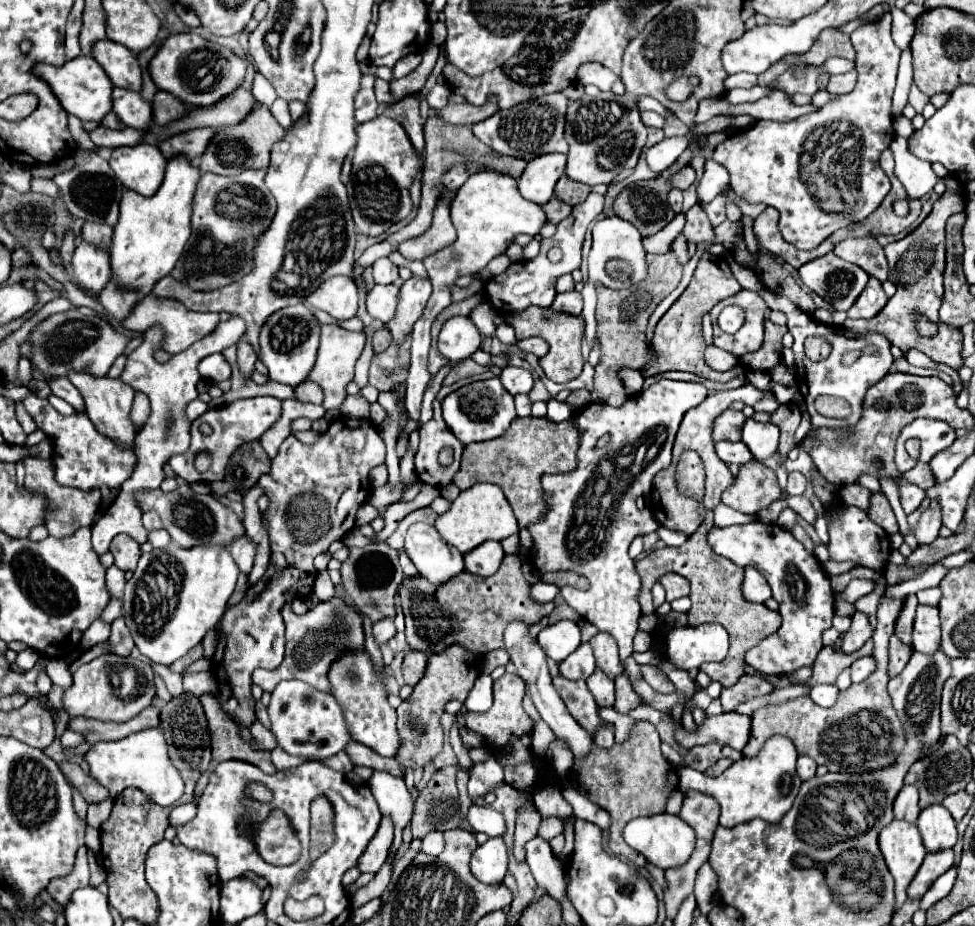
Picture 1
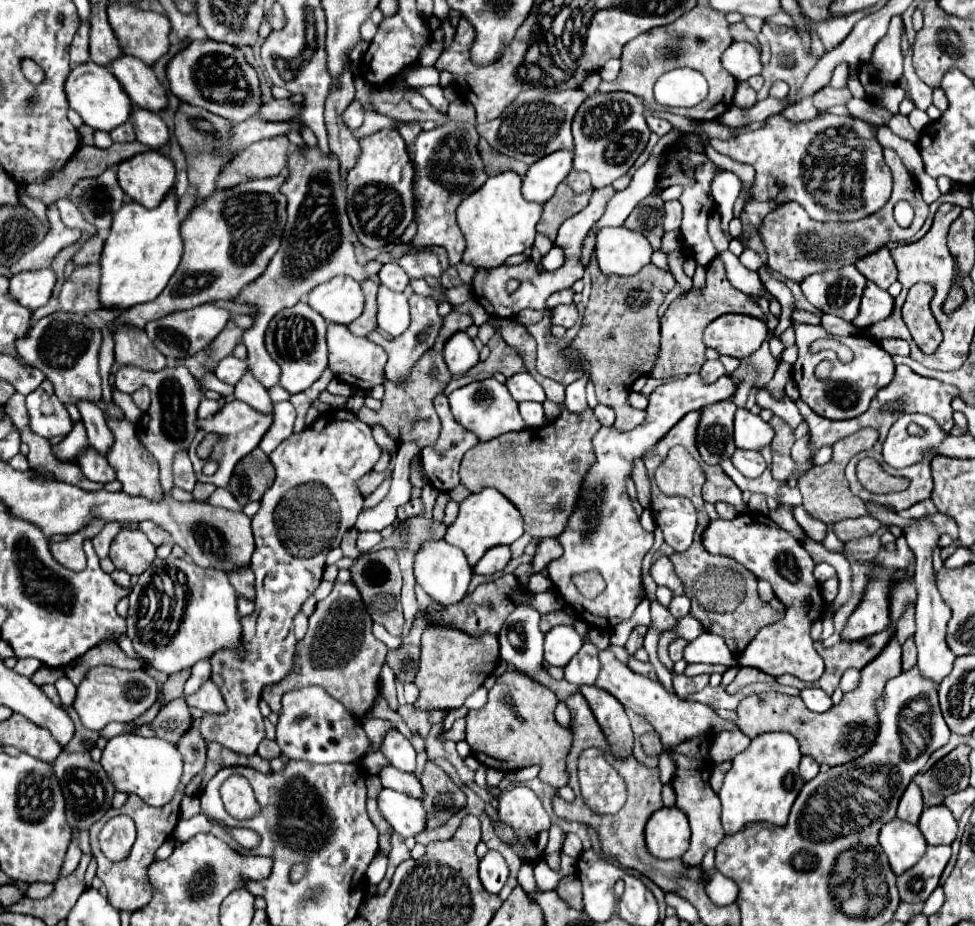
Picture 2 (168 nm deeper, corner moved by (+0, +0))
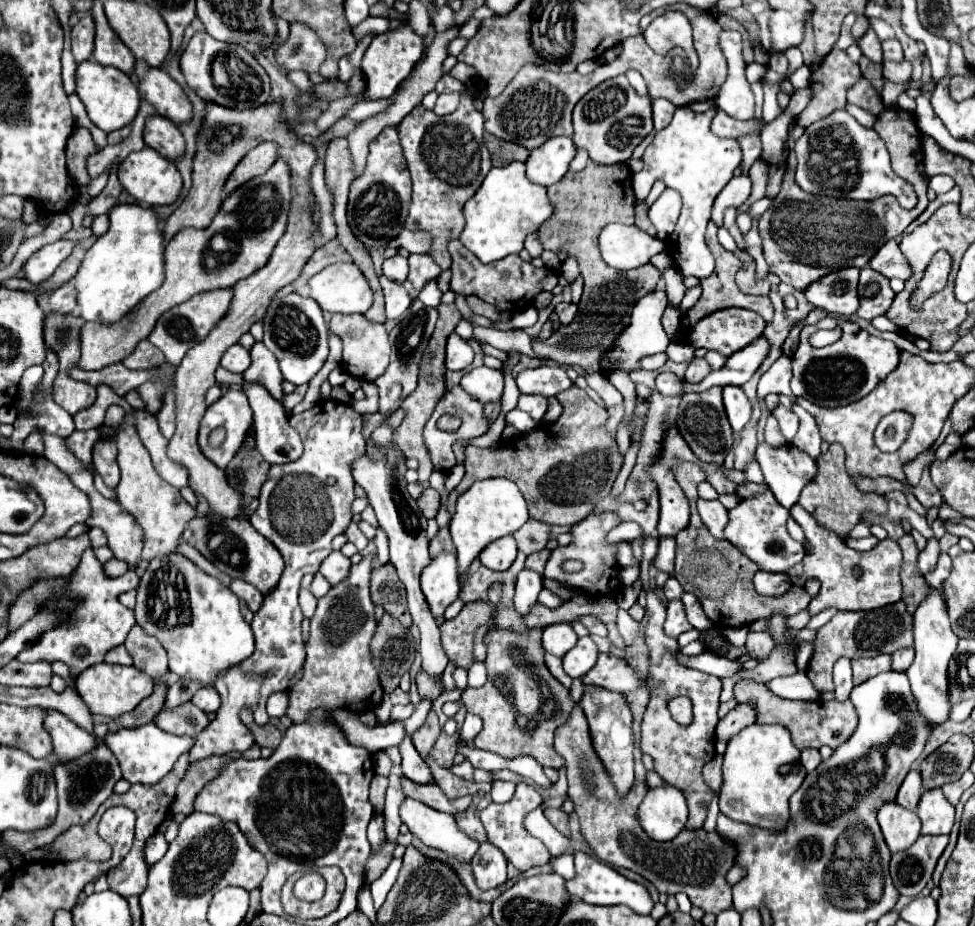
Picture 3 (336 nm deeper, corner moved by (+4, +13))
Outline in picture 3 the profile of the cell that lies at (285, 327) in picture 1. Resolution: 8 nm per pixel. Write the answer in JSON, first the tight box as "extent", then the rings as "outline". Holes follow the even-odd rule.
{"extent":[263,292,329,386],"outline":[[[293,292],[281,300],[273,300],[267,308],[263,328],[265,328],[263,344],[275,354],[285,380],[293,382],[295,386],[307,384],[323,368],[329,354],[327,346],[329,330],[323,320],[323,312],[313,298],[303,298]]]}

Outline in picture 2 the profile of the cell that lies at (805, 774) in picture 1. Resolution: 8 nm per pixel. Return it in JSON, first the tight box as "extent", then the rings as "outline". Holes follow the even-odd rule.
{"extent":[799,757,819,781],"outline":[[[803,757],[803,759],[801,759],[801,765],[799,765],[799,773],[801,773],[801,777],[803,777],[805,781],[811,781],[811,779],[819,773],[817,761],[815,761],[813,757]]]}

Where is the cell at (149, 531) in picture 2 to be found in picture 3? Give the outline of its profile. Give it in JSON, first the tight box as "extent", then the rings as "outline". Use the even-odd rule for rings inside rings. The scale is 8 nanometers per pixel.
{"extent":[115,426,197,566],"outline":[[[135,426],[126,427],[118,433],[117,448],[119,448],[117,462],[121,468],[121,482],[115,488],[117,502],[121,504],[121,508],[125,508],[135,518],[135,522],[143,530],[143,552],[137,562],[137,566],[143,566],[143,564],[151,562],[153,558],[173,554],[181,542],[179,538],[181,538],[183,530],[187,528],[189,520],[193,516],[197,516],[197,512],[181,498],[177,488],[167,484],[155,472],[155,468],[151,466],[151,456],[147,452],[147,448],[141,444]]]}

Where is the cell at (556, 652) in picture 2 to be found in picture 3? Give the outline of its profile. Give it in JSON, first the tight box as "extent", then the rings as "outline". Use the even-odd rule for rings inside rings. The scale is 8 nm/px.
{"extent":[543,622,577,658],"outline":[[[567,622],[551,624],[543,630],[543,648],[553,656],[563,658],[575,644],[577,644],[577,634]]]}

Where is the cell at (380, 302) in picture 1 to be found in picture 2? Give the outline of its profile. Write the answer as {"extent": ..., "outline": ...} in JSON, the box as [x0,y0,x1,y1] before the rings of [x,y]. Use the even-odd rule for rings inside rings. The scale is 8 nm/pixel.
{"extent":[377,285,409,335],"outline":[[[379,285],[377,293],[377,323],[387,333],[401,335],[409,327],[409,303],[403,293],[395,293]]]}

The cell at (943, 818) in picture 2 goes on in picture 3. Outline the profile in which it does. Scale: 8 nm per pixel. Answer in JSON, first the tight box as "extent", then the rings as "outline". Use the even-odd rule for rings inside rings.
{"extent":[919,788,955,836],"outline":[[[935,788],[921,796],[919,818],[923,822],[921,834],[929,834],[929,836],[949,834],[955,822],[955,808],[947,802],[941,788]]]}

